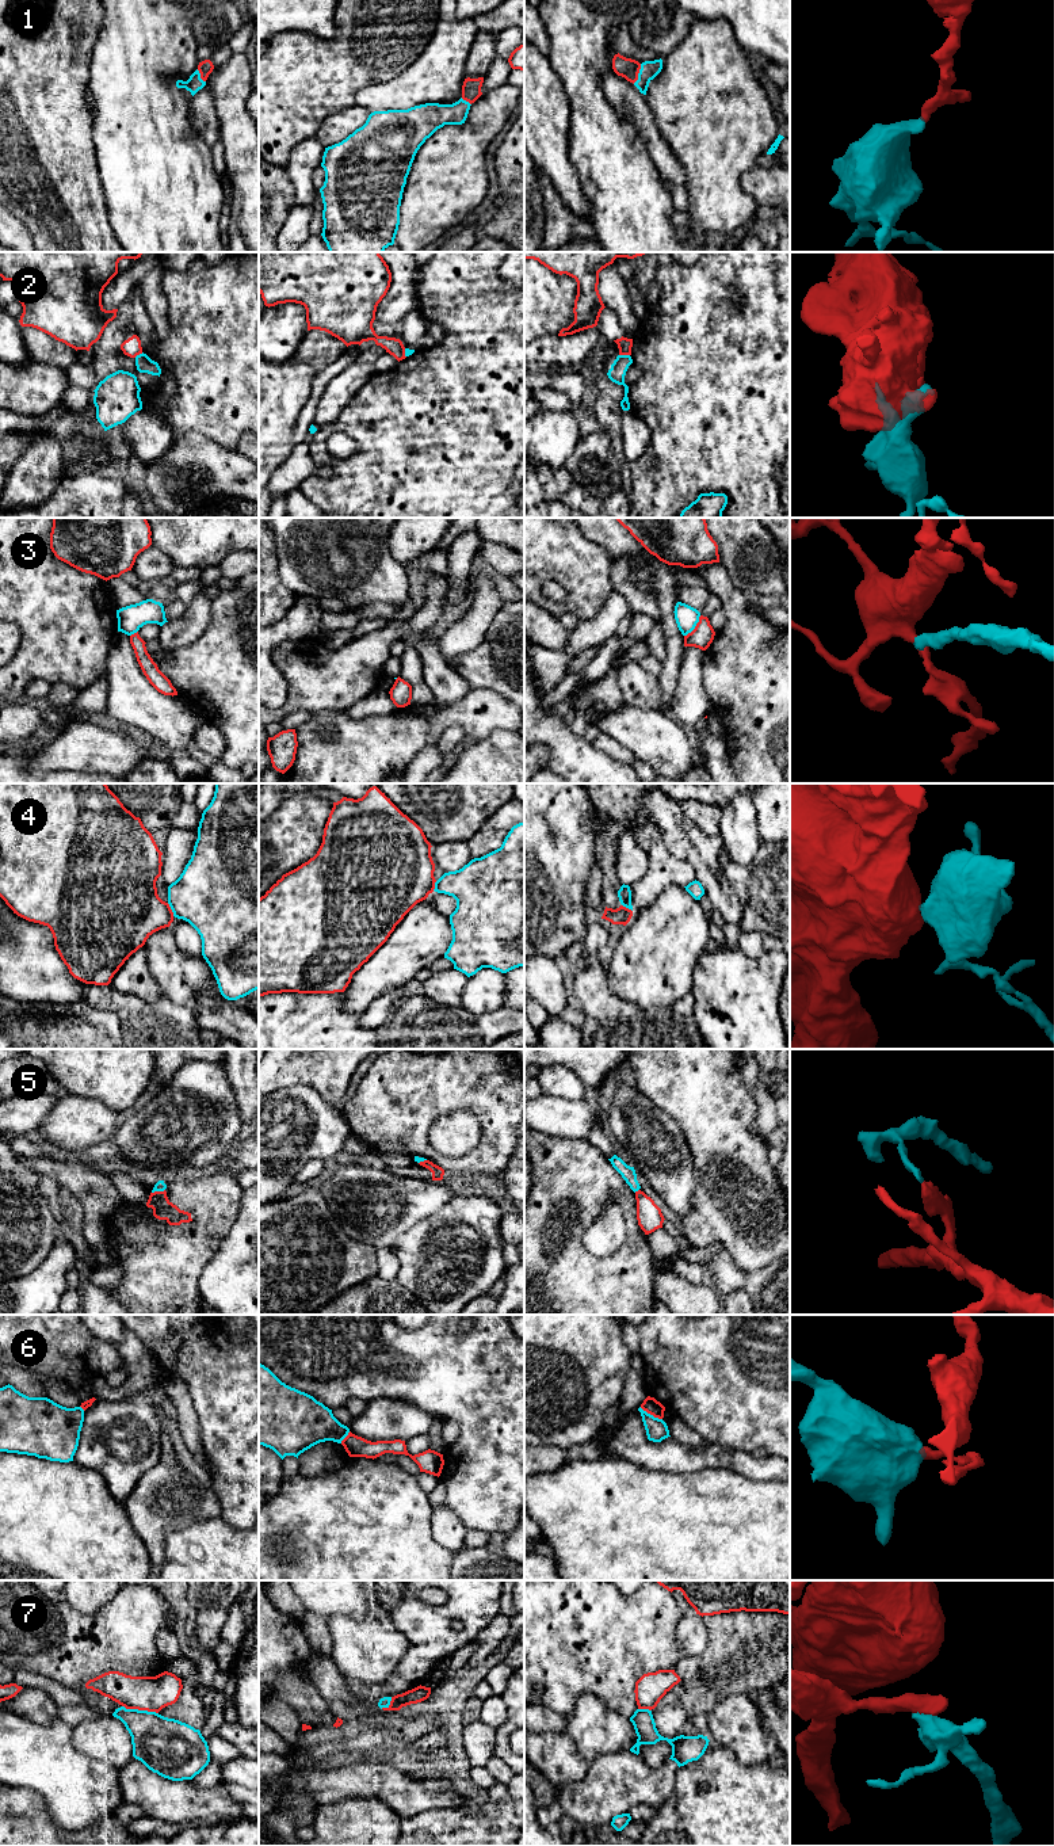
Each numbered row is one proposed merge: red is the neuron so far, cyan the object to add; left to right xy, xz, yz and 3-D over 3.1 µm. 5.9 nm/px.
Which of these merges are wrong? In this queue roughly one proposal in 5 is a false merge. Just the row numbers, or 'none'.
2, 3, 4, 5, 6, 7

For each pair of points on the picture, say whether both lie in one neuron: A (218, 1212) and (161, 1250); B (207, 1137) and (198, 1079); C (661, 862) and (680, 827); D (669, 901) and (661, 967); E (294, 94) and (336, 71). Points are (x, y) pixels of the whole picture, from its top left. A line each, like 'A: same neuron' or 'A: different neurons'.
A: same neuron
B: same neuron
C: different neurons
D: same neuron
E: same neuron

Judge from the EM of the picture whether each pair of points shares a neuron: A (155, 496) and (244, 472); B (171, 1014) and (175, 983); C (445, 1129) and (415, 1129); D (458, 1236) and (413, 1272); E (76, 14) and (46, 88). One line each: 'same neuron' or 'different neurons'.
A: same neuron
B: different neurons
C: different neurons
D: same neuron
E: same neuron

